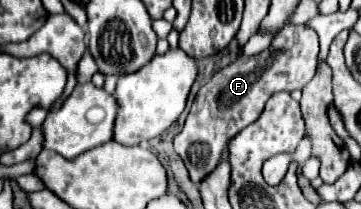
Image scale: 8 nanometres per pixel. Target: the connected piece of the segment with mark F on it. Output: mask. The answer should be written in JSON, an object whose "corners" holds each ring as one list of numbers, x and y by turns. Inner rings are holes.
{"corners":[[288,24,280,30,276,40,272,40,270,48,254,58,256,66,248,64,248,58,238,58,230,66,218,70,196,94,186,124,174,138,174,150,184,160,194,184,200,184,200,180,216,168,226,142,236,136,236,132,260,118,264,104,272,94,282,90,302,90,312,80,318,64,318,34,312,28]]}

